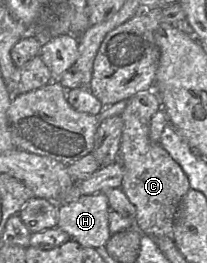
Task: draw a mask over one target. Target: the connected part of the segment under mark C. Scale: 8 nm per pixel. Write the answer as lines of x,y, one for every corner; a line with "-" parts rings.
155,91
138,93
127,100
127,105
121,114
123,130
119,161
124,171
121,190
136,208
134,227
142,235
173,239
174,221
190,185
180,165
160,143
152,142
149,138
151,118
161,108
161,99

